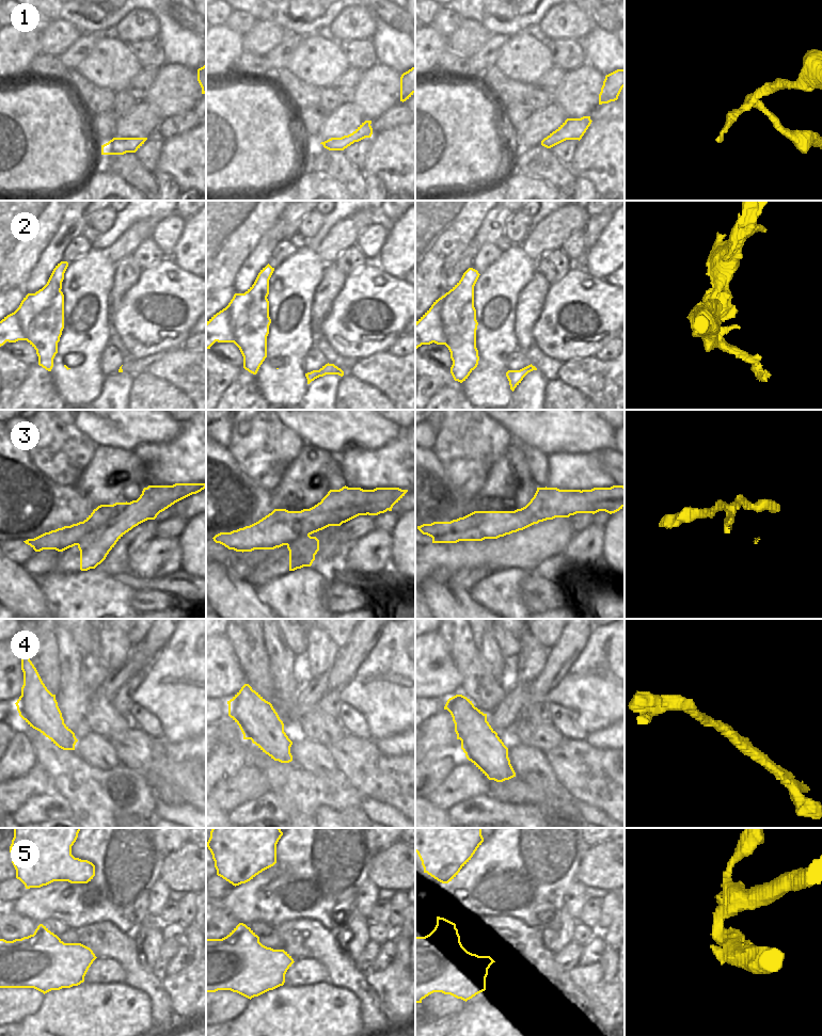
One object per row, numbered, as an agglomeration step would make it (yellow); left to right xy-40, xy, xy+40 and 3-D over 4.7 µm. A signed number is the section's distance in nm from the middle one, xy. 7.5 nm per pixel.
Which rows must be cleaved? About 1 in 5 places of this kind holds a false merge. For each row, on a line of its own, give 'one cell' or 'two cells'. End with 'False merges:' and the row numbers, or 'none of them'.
1: one cell
2: two cells
3: two cells
4: one cell
5: two cells
False merges: 2, 3, 5

